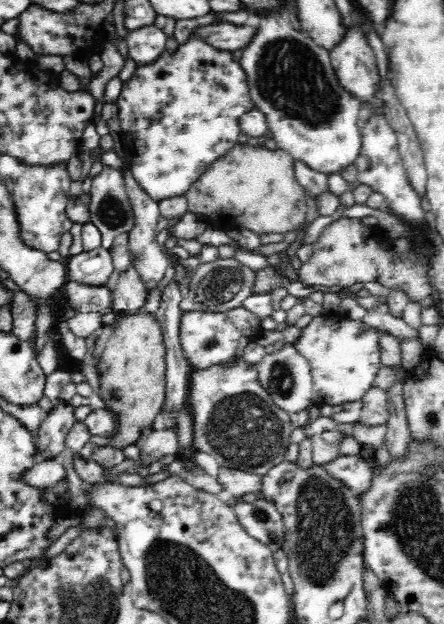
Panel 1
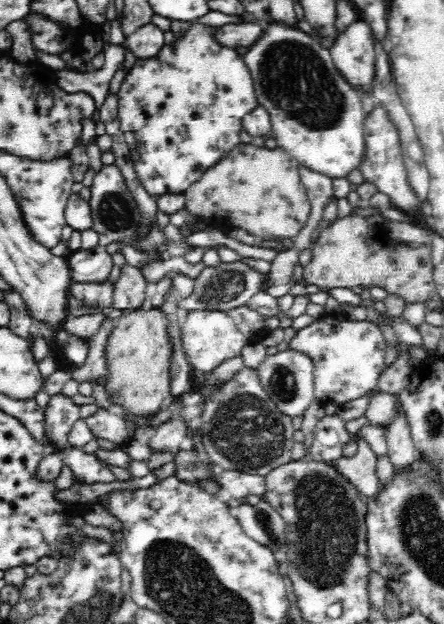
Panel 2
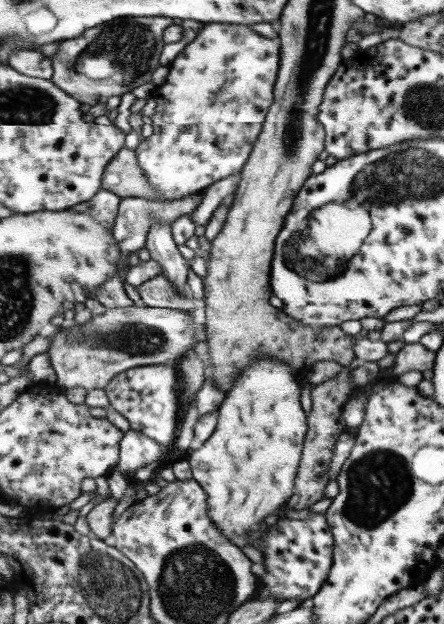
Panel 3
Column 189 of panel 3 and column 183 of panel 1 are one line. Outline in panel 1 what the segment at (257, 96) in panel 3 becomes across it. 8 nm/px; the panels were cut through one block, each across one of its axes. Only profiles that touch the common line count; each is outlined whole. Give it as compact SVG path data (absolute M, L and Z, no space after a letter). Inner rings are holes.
M190 39L180 46L174 54L168 54L166 52L165 56L162 56L160 61L157 61L155 64L136 69L134 76L127 84L124 84L116 103L117 115L120 120L119 131L122 134L123 145L125 146L124 150L126 150L125 155L128 166L130 167L130 175L138 185L138 188L141 188L142 192L146 193L146 196L149 196L155 202L184 196L189 188L198 180L198 177L202 175L202 172L205 172L206 168L214 163L214 160L218 160L220 156L224 156L226 152L230 151L233 146L239 143L238 138L240 138L241 132L238 126L238 117L254 108L250 97L248 97L246 79L244 79L244 74L239 69L238 62L232 60L230 53L218 51L196 39Z

